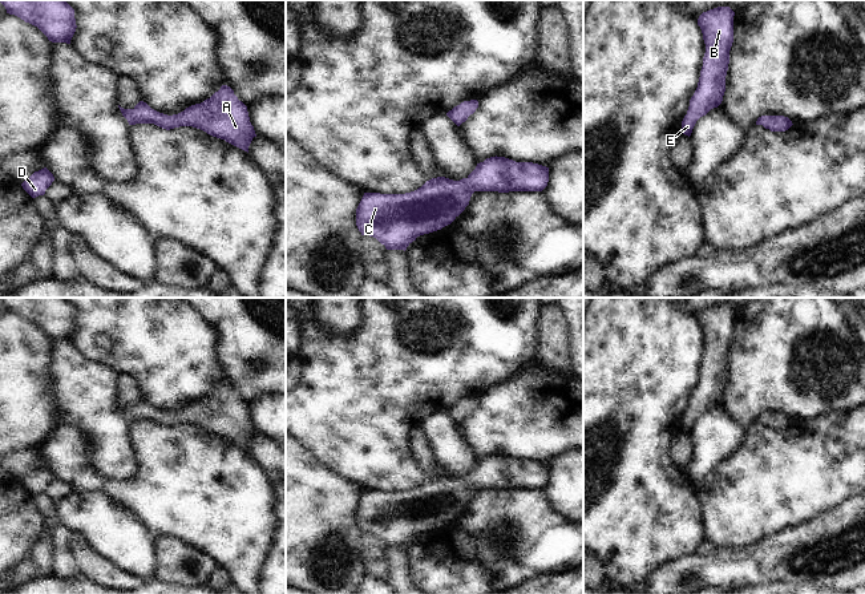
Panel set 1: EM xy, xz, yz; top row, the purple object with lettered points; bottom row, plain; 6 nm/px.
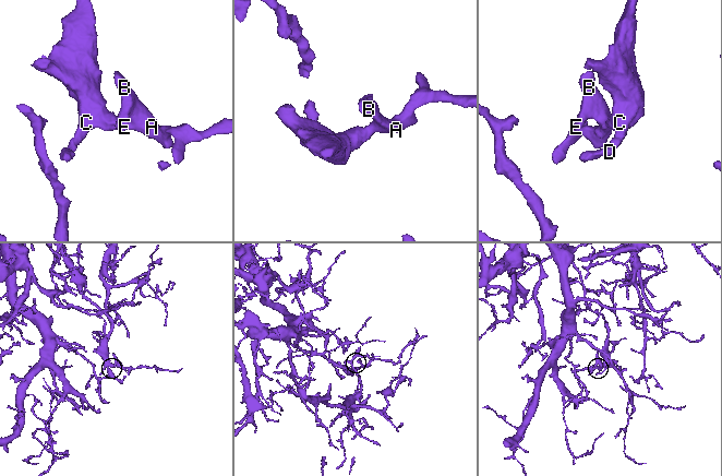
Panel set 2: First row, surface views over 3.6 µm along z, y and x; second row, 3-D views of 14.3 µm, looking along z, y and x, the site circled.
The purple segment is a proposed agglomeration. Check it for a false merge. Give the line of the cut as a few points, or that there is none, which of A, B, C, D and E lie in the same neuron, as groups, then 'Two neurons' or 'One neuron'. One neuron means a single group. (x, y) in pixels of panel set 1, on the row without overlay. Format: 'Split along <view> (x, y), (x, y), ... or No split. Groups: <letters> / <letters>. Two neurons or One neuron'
No split. Groups: A B C D E. One neuron

